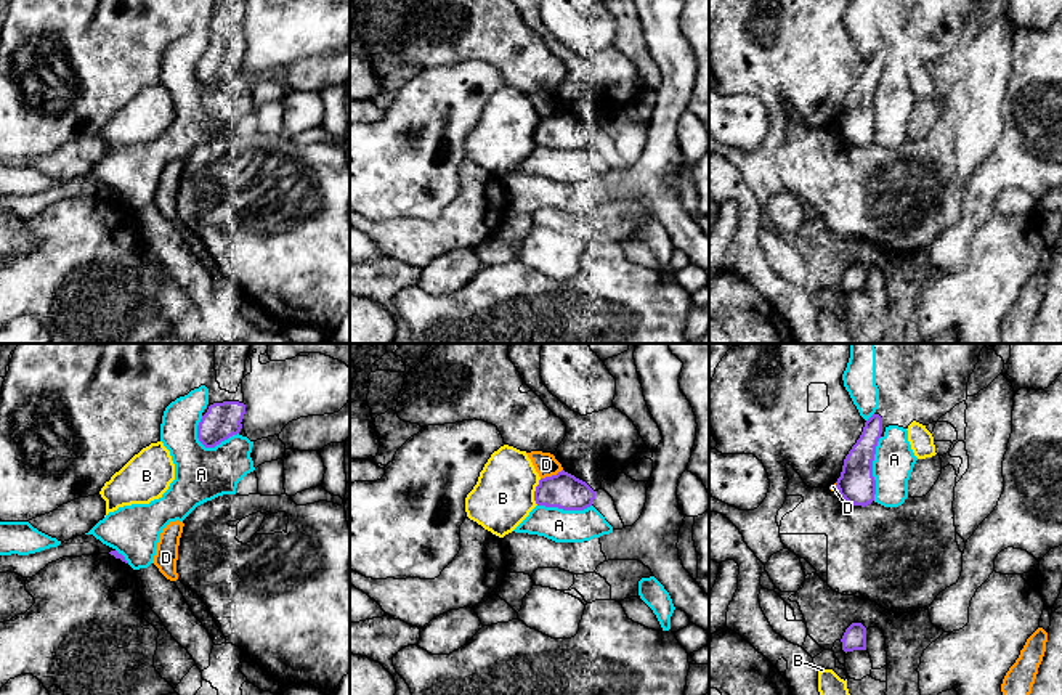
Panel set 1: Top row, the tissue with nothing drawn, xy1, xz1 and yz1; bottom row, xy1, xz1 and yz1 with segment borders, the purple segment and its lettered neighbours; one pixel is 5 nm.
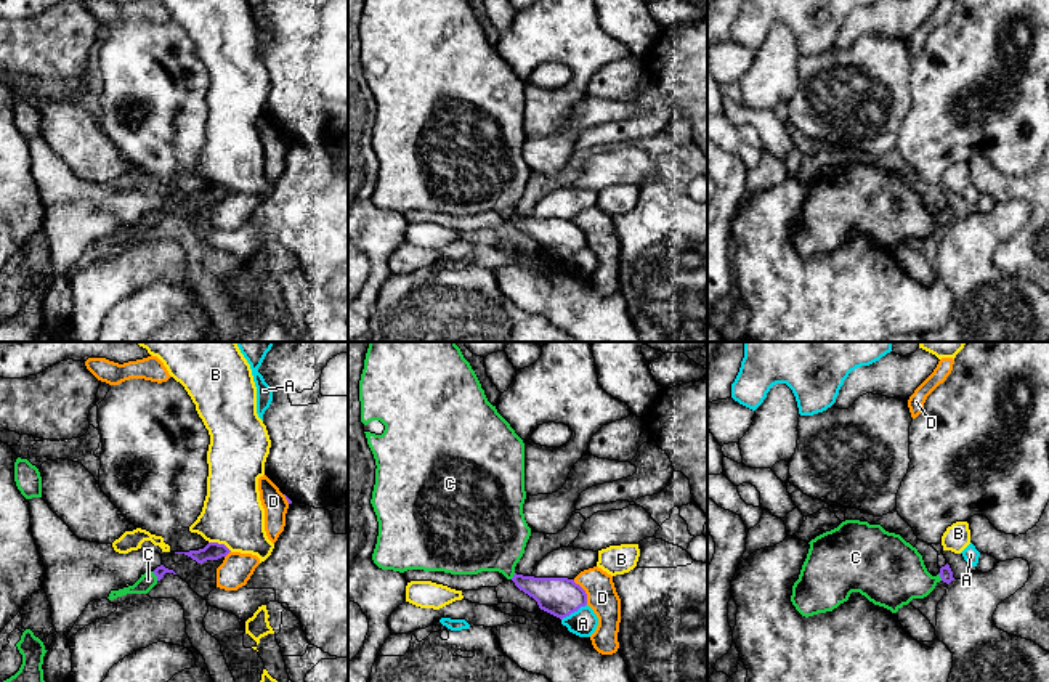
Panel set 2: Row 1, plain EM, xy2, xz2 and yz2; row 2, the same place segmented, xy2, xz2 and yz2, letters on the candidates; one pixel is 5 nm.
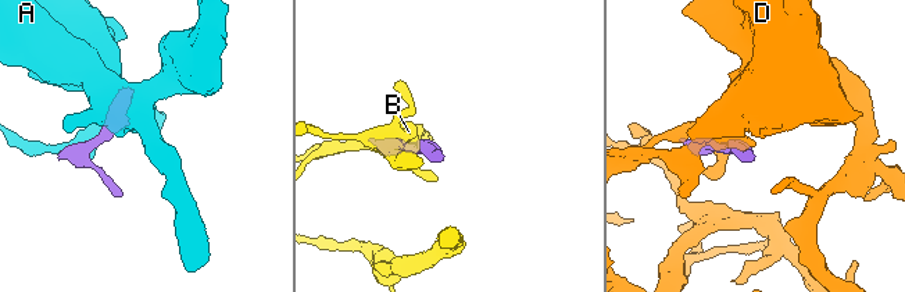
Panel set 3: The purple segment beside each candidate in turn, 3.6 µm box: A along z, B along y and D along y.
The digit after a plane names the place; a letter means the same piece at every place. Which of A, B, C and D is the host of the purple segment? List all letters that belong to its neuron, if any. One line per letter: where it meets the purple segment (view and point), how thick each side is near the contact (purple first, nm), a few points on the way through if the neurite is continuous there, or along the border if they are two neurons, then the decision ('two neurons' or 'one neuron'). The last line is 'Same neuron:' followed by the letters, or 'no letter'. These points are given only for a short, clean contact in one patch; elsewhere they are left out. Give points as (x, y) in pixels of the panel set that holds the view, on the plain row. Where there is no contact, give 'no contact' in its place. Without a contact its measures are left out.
A: xy1 (212, 87) | 180/280 nm | two neurons
B: xz1 (535, 132) | 180/300 nm | two neurons
C: xy2 (156, 215) | 60/80 nm | across xy2 (159, 212), (156, 215), (148, 220) | one neuron
D: xz2 (584, 233) | 190/160 nm | two neurons
Same neuron: C

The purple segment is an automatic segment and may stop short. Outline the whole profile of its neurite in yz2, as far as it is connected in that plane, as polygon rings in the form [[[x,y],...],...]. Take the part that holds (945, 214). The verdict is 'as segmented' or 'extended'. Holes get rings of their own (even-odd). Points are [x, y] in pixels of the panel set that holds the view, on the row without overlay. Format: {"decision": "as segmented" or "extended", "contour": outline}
{"decision": "extended", "contour": [[[845,160],[808,185],[791,236],[805,258],[832,252],[852,233],[897,254],[913,239],[927,237],[940,221],[954,220],[948,204],[932,217],[916,188],[868,162]]]}

